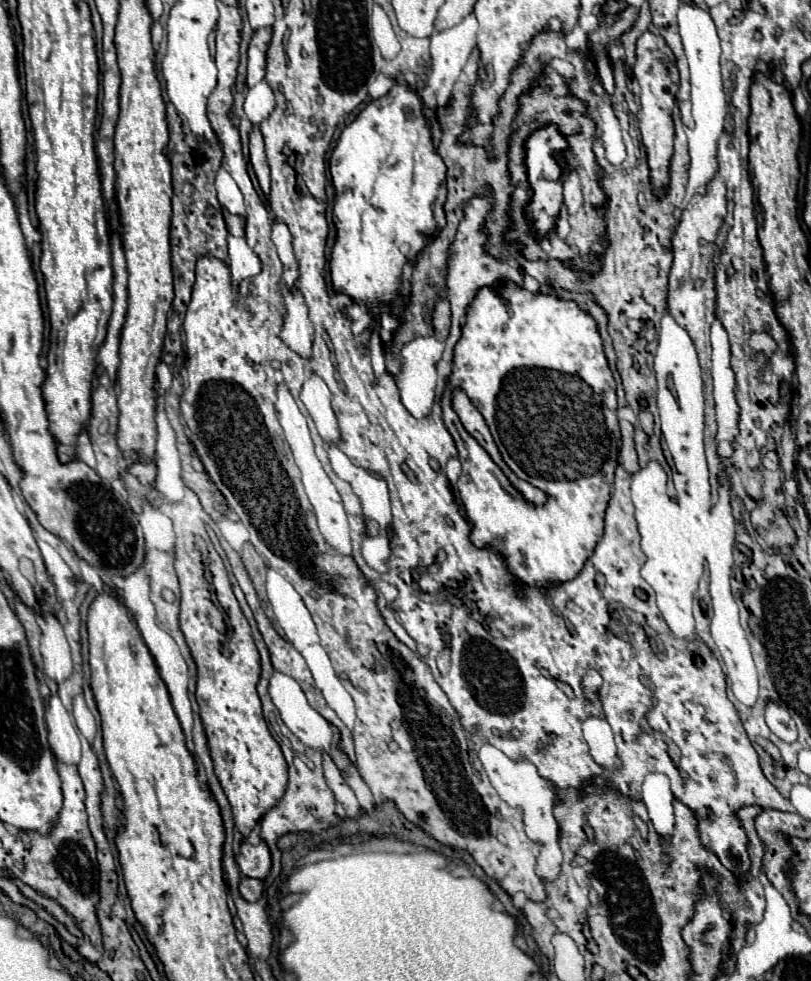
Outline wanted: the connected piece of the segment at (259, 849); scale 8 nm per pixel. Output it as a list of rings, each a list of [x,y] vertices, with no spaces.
[[[243,842],[239,856],[235,856],[235,862],[243,876],[263,880],[271,868],[271,854],[265,842],[259,842],[259,846],[251,846]]]

